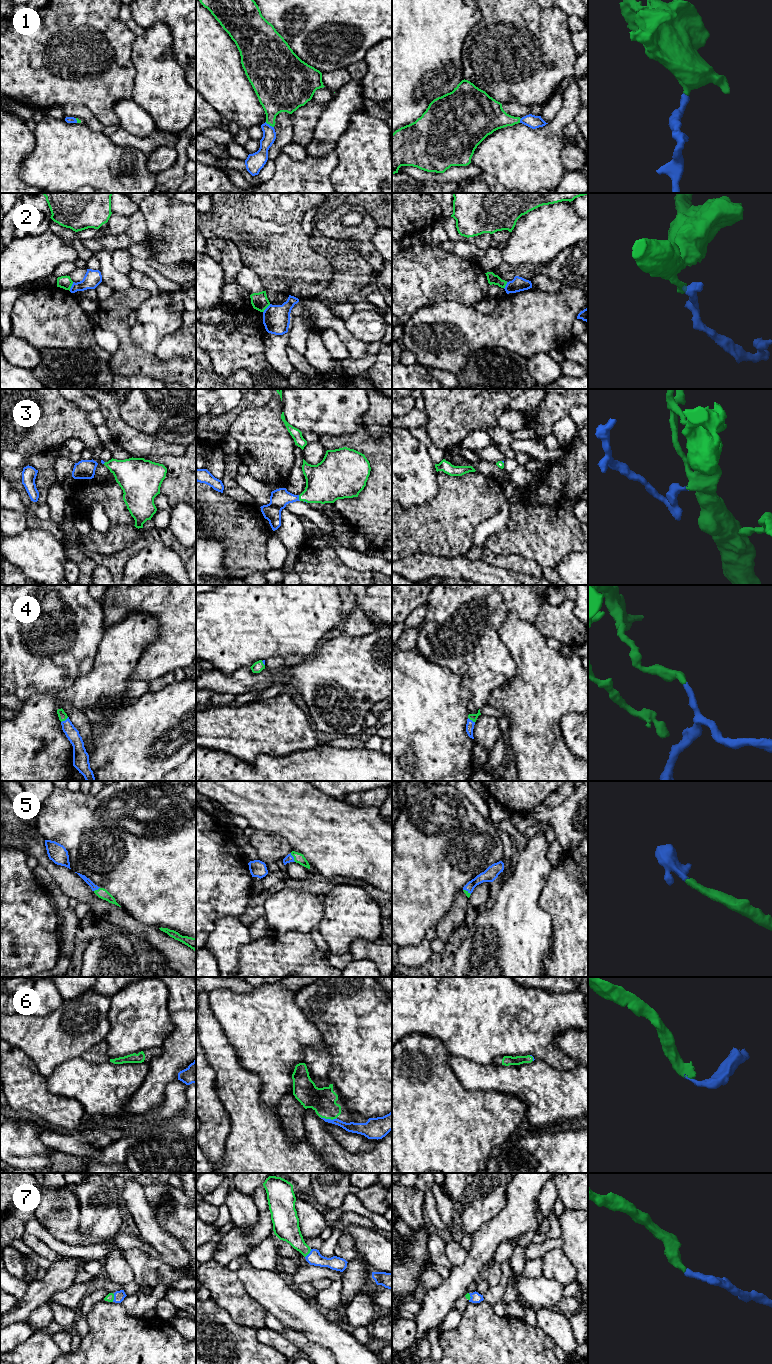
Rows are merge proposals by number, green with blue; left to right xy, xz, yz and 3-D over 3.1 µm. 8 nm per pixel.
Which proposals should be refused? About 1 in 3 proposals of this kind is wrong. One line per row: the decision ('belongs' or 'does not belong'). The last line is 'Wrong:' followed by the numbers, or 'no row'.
1: belongs
2: does not belong
3: belongs
4: belongs
5: belongs
6: belongs
7: belongs
Wrong: 2

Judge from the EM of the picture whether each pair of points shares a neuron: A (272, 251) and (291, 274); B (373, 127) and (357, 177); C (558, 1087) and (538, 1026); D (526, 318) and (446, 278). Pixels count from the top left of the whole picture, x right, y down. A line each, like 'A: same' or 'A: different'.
A: same
B: same
C: different
D: different

